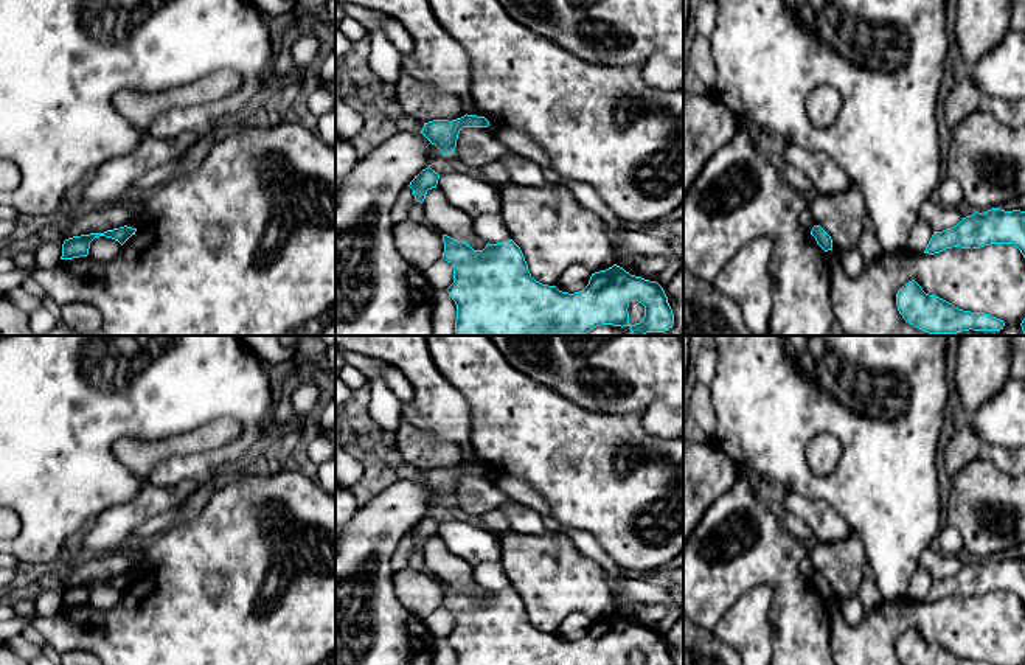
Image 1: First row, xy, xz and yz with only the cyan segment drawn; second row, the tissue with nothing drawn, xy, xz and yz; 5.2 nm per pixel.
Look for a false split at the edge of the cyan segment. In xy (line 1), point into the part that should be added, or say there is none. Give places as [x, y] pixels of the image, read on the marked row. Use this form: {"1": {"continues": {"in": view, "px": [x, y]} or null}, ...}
{"1": {"continues": null}}

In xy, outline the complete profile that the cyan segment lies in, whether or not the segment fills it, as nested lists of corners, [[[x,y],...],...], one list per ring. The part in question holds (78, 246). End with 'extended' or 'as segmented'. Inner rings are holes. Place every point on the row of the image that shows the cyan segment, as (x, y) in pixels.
[[[124,225],[120,228],[107,230],[104,233],[90,233],[90,235],[68,238],[62,244],[61,259],[73,259],[79,256],[87,256],[90,242],[99,236],[112,238],[123,245],[132,235],[135,235],[135,232],[137,228]]] | as segmented

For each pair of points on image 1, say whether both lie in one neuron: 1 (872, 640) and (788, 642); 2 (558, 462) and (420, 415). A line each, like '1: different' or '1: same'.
1: different
2: different

